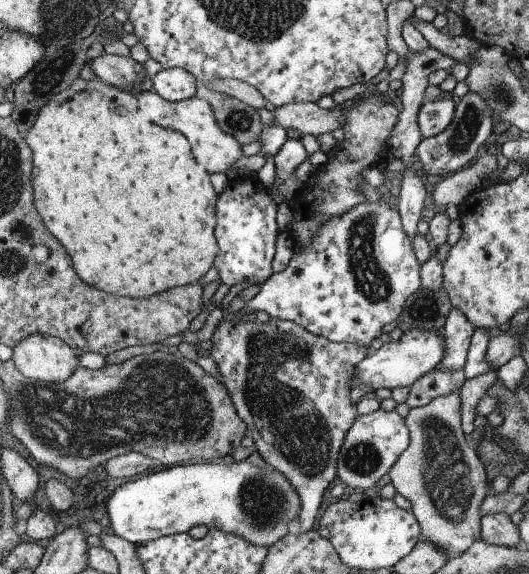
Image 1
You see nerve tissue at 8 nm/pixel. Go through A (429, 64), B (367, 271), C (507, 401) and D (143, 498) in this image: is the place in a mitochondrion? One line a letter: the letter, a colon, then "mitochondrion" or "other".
A: other
B: mitochondrion
C: other
D: other

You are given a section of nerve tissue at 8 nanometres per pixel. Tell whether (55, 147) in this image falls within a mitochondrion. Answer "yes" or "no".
no

